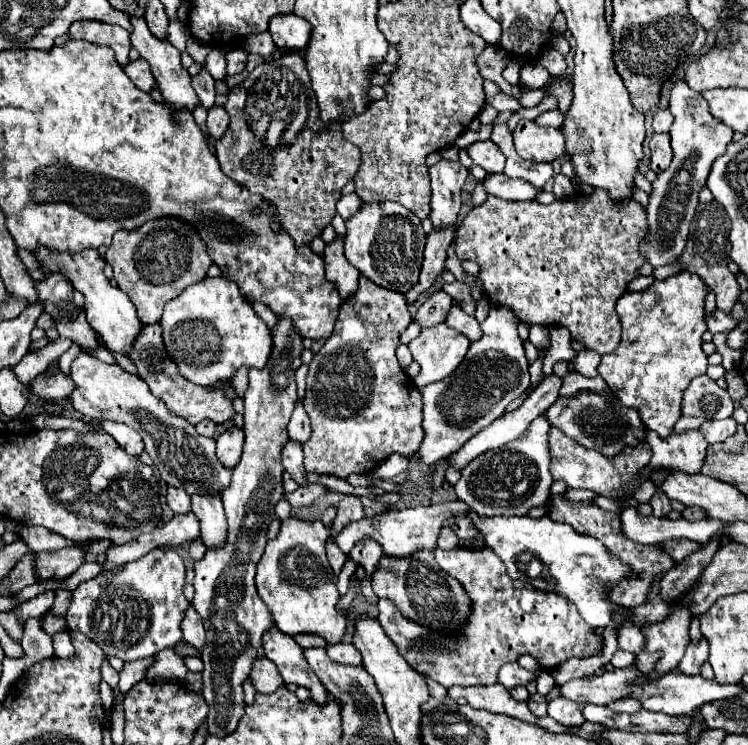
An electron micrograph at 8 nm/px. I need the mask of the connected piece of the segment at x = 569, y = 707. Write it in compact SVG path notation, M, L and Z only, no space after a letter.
M556 697L548 703L548 715L566 727L580 727L584 723L578 705L574 701L566 701L564 697Z

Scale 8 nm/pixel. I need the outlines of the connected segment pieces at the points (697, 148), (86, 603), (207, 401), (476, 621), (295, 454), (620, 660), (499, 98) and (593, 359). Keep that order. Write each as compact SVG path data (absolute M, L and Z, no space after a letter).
M676 81L670 91L670 111L674 115L674 123L670 127L672 151L674 159L670 167L652 181L650 201L646 209L648 233L646 241L642 241L642 257L652 267L674 265L682 255L686 237L690 231L690 223L694 219L698 207L698 193L706 185L710 165L722 153L726 153L726 145L732 141L732 129L728 129L722 121L716 121L710 111L706 99L692 91L684 81Z
M156 547L142 559L84 581L72 591L66 615L68 629L90 637L104 655L122 661L152 657L158 649L176 645L182 639L180 623L190 605L182 593L184 571L184 561L174 549Z
M160 323L142 325L140 337L134 339L134 349L130 349L130 361L136 365L138 377L146 381L146 385L150 385L150 391L158 399L162 399L170 407L170 411L174 411L178 417L192 421L192 425L198 425L204 419L210 419L216 425L232 421L234 417L232 401L238 397L232 387L232 381L224 381L222 385L212 385L212 387L200 387L200 385L194 385L192 381L186 381L186 377L180 377L178 367L174 365L174 361L170 361L164 349Z
M456 547L452 551L436 549L434 557L436 557L436 563L448 575L456 577L464 585L466 593L470 595L470 599L474 603L474 613L466 621L466 625L460 627L458 635L436 633L414 621L406 621L390 601L378 601L378 611L380 611L378 621L380 621L382 629L392 639L398 653L420 675L426 675L428 679L444 685L446 689L450 689L454 685L460 685L460 687L494 685L496 677L498 677L498 669L504 663L514 663L524 653L532 655L538 661L538 665L548 671L556 669L560 663L564 663L570 657L588 657L588 655L598 653L598 649L602 645L602 637L592 633L592 627L586 625L586 621L582 621L582 617L576 613L578 609L574 609L574 605L570 605L570 601L566 601L564 597L558 597L556 593L542 593L542 589L534 589L534 585L530 585L528 581L510 579L506 575L506 567L498 559L498 555L492 553L490 549L482 549L482 551L470 549L470 547Z
M286 441L286 445L282 447L282 465L284 469L292 475L292 479L298 483L298 485L308 485L306 479L304 479L304 455L302 455L302 445L298 445L296 441Z
M618 649L618 651L612 655L612 659L610 659L610 663L612 663L616 669L630 667L630 665L632 665L632 661L634 661L634 655L632 655L632 653L628 653L628 651L622 651L622 649Z
M500 93L500 95L496 95L496 97L488 97L488 95L486 95L486 105L492 105L492 107L498 109L500 113L502 113L502 111L520 111L520 109L522 109L516 99L512 99L512 97L504 95L504 93Z
M580 351L574 359L576 371L584 377L598 377L598 365L600 365L600 355L596 351Z

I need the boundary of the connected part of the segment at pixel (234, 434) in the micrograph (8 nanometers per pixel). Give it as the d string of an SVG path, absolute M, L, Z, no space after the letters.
M228 427L218 439L216 439L216 451L218 451L218 461L222 465L234 469L238 465L240 455L242 455L242 445L244 445L244 431L238 427Z

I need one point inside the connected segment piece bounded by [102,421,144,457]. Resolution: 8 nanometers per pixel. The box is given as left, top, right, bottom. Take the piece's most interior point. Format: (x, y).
(127, 438)

